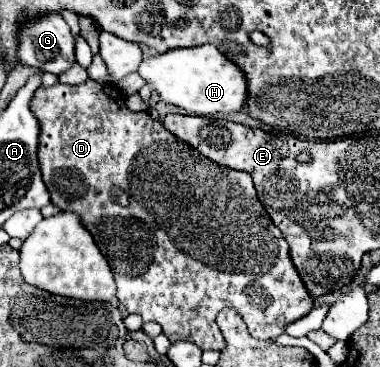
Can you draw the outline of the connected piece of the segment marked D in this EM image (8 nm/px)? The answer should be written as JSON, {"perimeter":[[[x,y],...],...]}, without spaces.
{"perimeter":[[[87,79],[81,85],[63,85],[63,83],[55,83],[47,89],[39,87],[31,99],[31,111],[35,113],[35,117],[41,123],[41,137],[39,137],[39,165],[43,171],[43,181],[51,193],[51,203],[57,205],[61,211],[75,211],[77,215],[81,215],[85,227],[91,231],[91,235],[95,237],[101,253],[105,255],[105,259],[109,261],[109,267],[115,275],[115,283],[117,283],[117,299],[119,303],[129,311],[129,313],[139,313],[143,321],[155,321],[163,327],[163,333],[171,339],[171,343],[177,341],[189,341],[195,343],[199,349],[215,349],[221,351],[225,349],[225,341],[223,341],[223,333],[215,321],[217,313],[225,307],[233,307],[237,309],[237,313],[243,317],[251,337],[255,339],[275,339],[279,337],[285,327],[301,317],[305,317],[313,307],[313,297],[307,293],[307,287],[303,285],[291,255],[289,255],[289,245],[283,239],[281,231],[273,225],[269,213],[265,211],[265,207],[261,205],[261,201],[257,199],[255,187],[253,187],[253,179],[249,173],[245,171],[235,171],[229,167],[221,167],[217,163],[213,163],[211,159],[207,159],[205,155],[201,155],[197,149],[193,149],[191,145],[187,145],[185,141],[177,139],[173,133],[169,133],[161,121],[155,121],[149,117],[147,111],[135,113],[129,111],[125,107],[125,95],[115,87],[115,85],[101,85],[93,79]]]}

